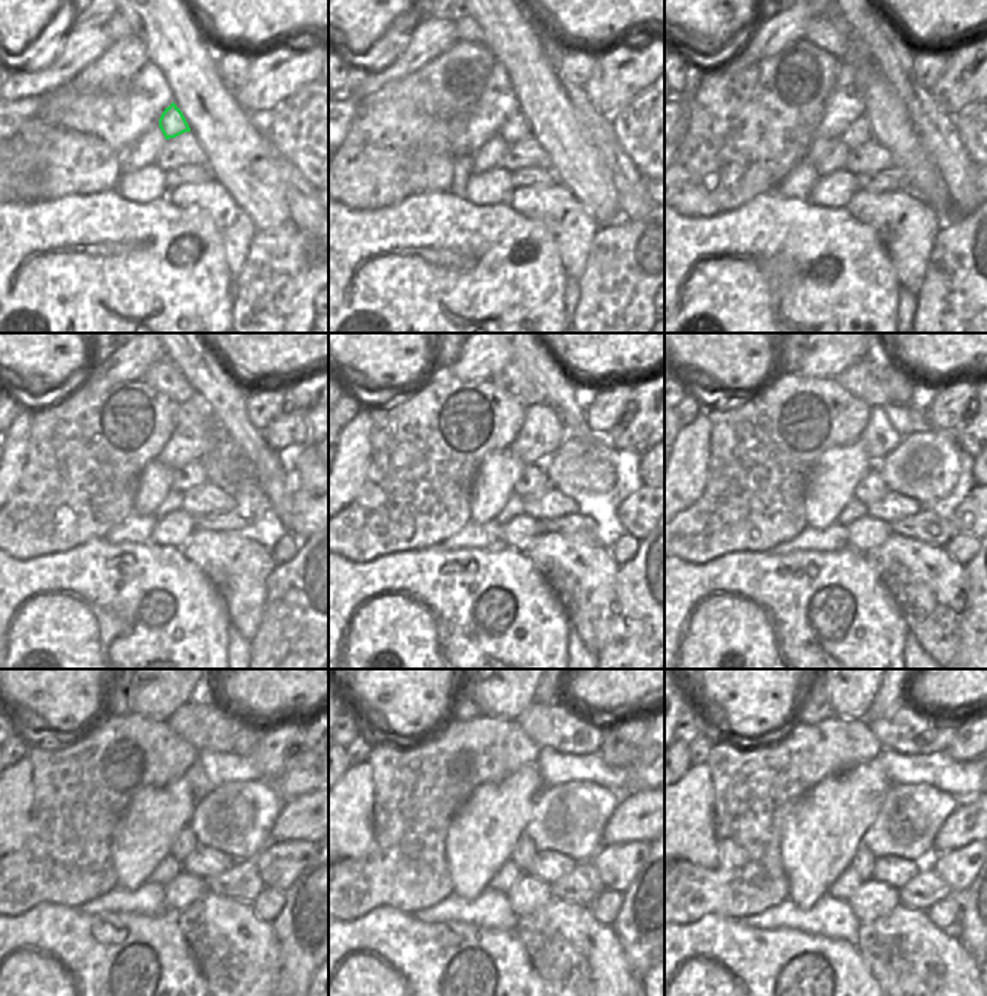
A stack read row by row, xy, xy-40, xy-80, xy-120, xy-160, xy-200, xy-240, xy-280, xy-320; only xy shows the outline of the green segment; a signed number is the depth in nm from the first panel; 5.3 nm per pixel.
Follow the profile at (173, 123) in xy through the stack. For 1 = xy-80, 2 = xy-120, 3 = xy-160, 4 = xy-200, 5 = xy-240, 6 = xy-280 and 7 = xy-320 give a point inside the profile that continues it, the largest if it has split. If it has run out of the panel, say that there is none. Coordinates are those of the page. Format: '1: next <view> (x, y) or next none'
1: next xy-80 (858, 132)
2: next xy-120 (192, 474)
3: next xy-160 (533, 482)
4: next xy-200 (872, 488)
5: next xy-240 (186, 843)
6: next xy-280 (524, 852)
7: next xy-320 (863, 863)

